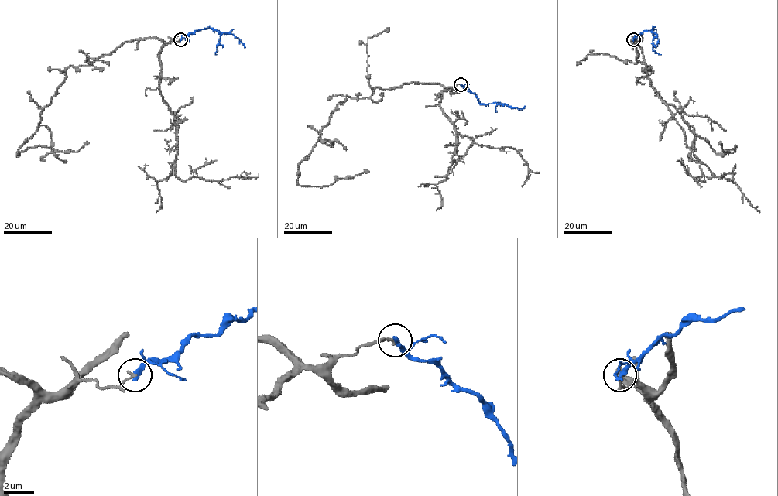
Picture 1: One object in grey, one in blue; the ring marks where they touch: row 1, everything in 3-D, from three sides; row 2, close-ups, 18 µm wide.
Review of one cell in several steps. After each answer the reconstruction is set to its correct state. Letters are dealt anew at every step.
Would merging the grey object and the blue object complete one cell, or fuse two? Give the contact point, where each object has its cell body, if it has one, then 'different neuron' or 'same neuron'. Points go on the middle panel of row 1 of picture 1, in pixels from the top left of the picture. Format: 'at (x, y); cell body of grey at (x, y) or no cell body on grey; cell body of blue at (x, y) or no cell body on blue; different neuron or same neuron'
at (460, 84); no cell body on grey; no cell body on blue; different neuron

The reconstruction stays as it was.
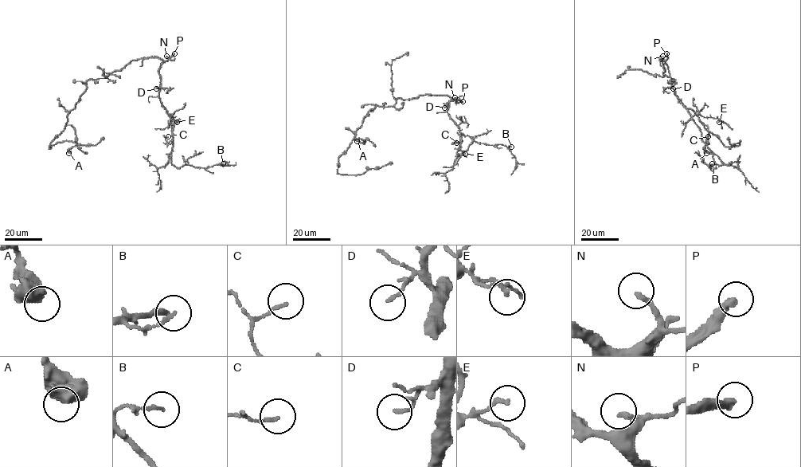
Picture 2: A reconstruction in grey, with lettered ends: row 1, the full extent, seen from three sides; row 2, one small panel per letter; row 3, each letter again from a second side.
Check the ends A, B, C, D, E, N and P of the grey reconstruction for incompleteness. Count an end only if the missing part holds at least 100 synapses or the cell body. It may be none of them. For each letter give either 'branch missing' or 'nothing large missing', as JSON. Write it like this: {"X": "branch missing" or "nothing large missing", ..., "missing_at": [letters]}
{"A": "nothing large missing", "B": "nothing large missing", "C": "nothing large missing", "D": "nothing large missing", "E": "nothing large missing", "N": "branch missing", "P": "branch missing", "missing_at": ["N", "P"]}

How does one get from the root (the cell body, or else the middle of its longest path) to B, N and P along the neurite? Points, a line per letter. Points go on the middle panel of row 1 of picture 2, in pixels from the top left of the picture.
B: (427, 94), (451, 99), (447, 113), (458, 126), (460, 150), (466, 150), (474, 141), (511, 147)
N: (427, 94), (444, 95), (455, 99), (455, 97)
P: (427, 94), (447, 96), (457, 102), (463, 101)

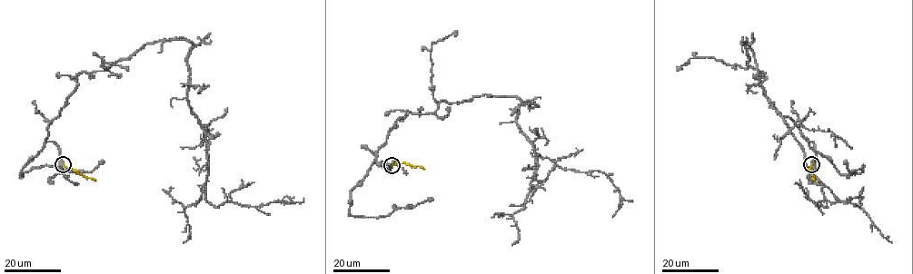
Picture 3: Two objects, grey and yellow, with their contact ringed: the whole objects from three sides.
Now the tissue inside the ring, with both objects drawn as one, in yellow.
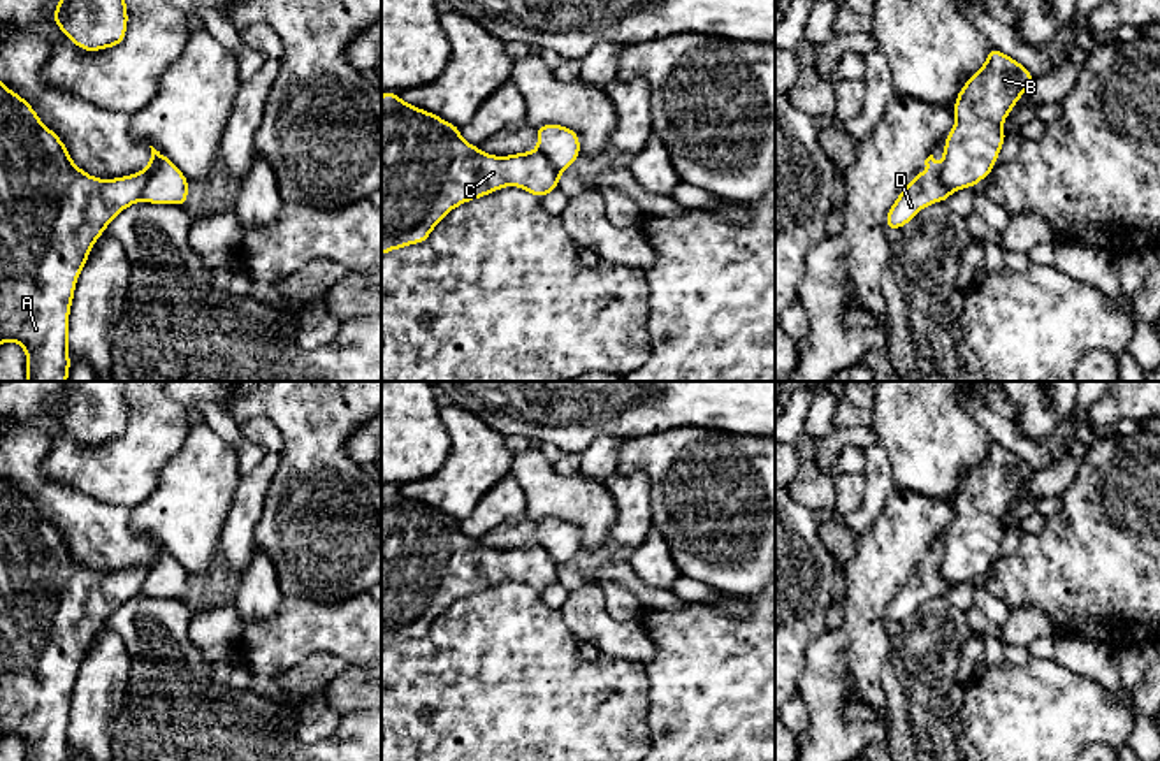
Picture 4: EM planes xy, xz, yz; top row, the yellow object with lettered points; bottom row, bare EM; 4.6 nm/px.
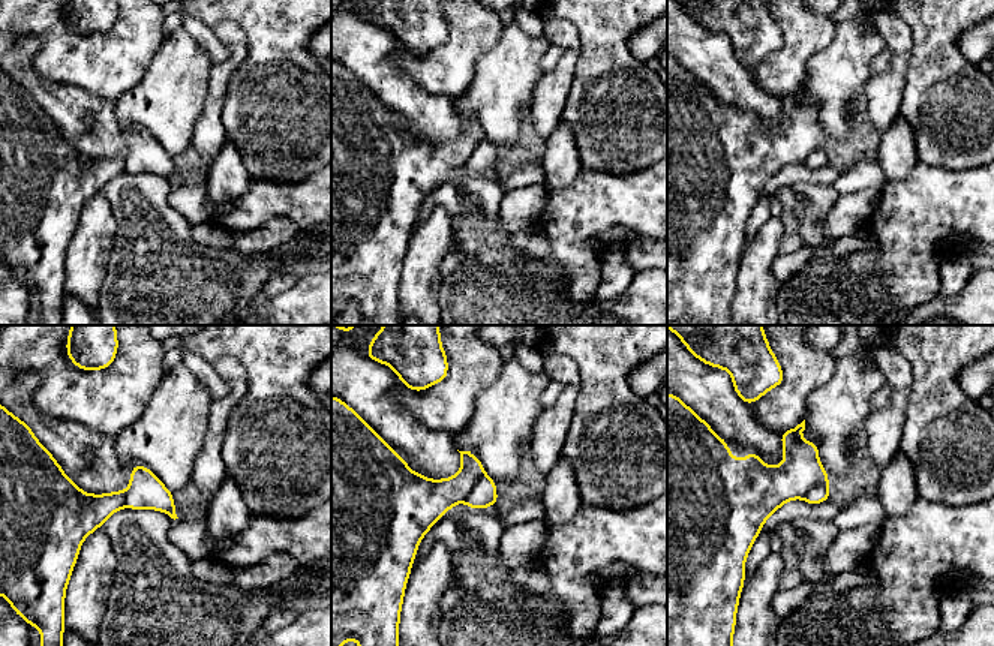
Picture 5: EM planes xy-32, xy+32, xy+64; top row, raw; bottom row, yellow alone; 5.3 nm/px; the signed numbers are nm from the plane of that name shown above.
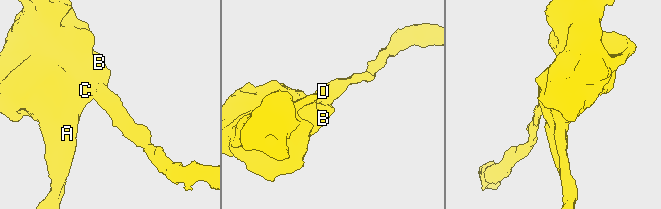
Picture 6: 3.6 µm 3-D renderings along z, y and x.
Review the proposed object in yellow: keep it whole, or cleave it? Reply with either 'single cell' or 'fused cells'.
fused cells

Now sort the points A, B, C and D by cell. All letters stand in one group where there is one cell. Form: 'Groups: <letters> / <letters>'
Groups: A B C / D

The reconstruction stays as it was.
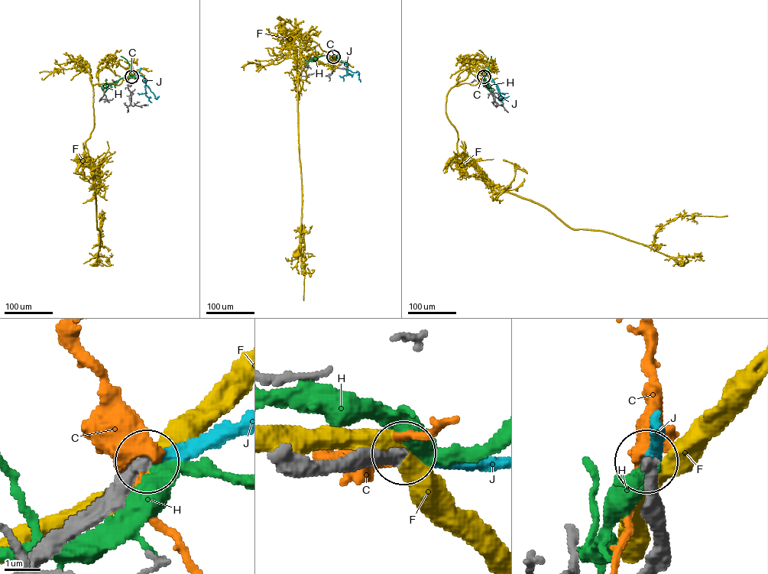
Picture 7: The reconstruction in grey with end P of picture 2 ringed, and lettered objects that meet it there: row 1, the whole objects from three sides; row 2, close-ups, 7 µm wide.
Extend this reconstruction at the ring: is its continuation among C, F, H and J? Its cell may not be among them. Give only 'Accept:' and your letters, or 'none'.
Accept: J

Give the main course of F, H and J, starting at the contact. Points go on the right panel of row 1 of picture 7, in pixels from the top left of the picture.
F: (484, 76), (446, 95), (459, 155), (497, 186), (541, 205), (571, 228), (612, 233), (683, 264)
H: (484, 76), (483, 81), (490, 87), (487, 88)
J: (484, 76), (489, 76), (499, 89), (499, 99), (509, 96)

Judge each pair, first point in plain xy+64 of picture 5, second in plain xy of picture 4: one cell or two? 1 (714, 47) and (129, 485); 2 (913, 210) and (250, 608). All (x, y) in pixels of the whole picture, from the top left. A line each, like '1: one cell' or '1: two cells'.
1: two cells
2: two cells

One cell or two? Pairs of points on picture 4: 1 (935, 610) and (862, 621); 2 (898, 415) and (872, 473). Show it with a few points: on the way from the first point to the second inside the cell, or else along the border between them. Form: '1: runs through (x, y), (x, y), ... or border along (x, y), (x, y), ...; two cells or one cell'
1: border along (886, 624), (890, 651), (884, 666); two cells
2: border along (881, 440), (897, 485); two cells

